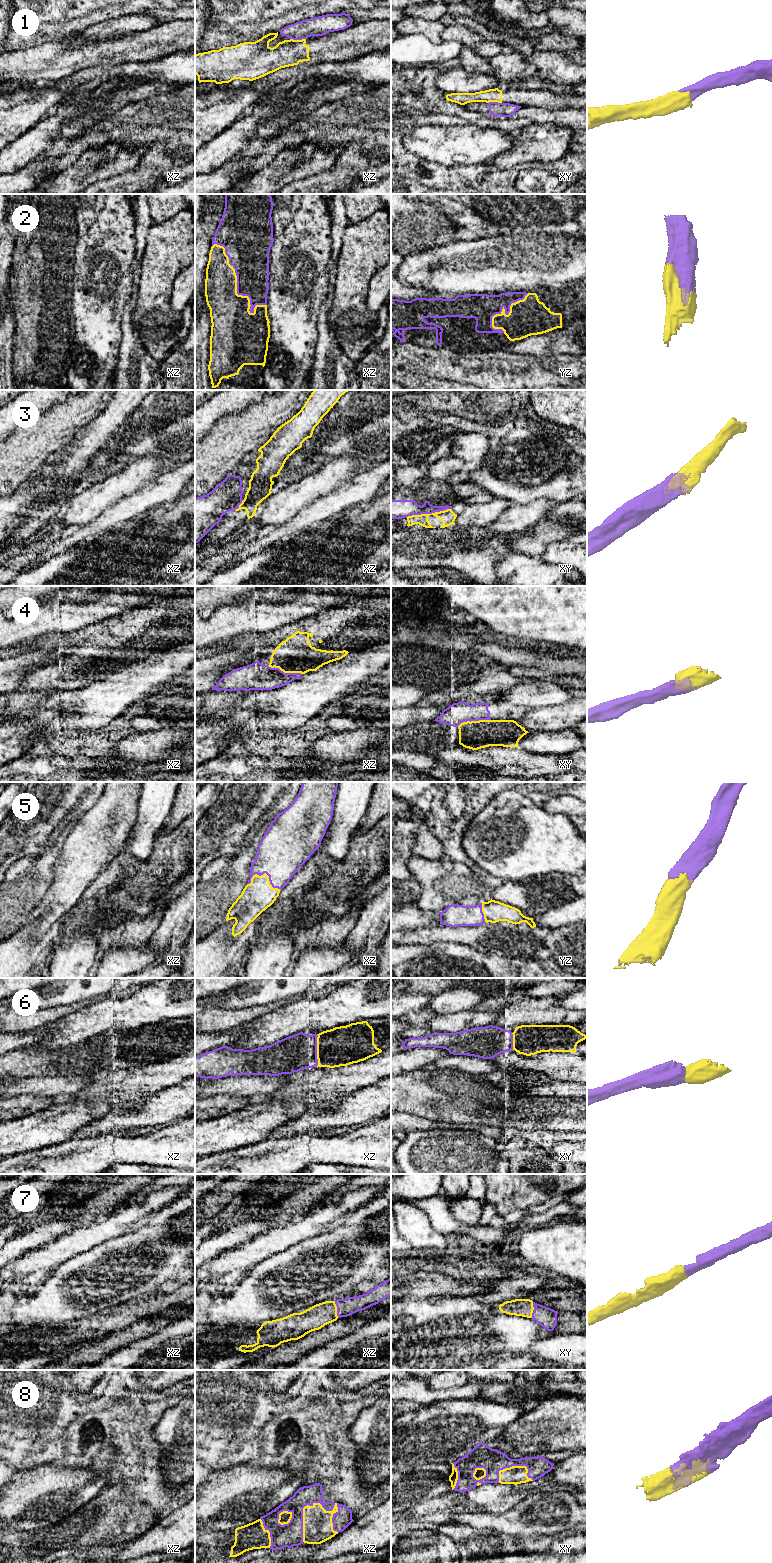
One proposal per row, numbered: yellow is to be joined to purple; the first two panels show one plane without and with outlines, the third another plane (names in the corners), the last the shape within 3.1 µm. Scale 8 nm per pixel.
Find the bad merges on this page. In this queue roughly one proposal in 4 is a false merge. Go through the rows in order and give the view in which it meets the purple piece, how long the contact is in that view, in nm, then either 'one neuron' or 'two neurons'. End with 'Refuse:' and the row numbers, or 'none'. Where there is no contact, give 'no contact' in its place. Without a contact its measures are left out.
1: meets purple in xz; contact 120 nm long; two neurons
2: meets purple in xz; contact 650 nm long; one neuron
3: meets purple in xy; contact 380 nm long; two neurons
4: meets purple in xz; contact 280 nm long; two neurons
5: meets purple in xz; contact 280 nm long; one neuron
6: meets purple in xz; contact 260 nm long; one neuron
7: meets purple in xz; contact 140 nm long; one neuron
8: meets purple in xz; contact 420 nm long; one neuron
Refuse: 1, 3, 4

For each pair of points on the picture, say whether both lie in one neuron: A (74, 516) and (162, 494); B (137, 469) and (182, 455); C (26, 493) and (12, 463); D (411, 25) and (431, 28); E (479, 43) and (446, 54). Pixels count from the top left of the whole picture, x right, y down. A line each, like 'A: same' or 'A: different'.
A: different
B: different
C: different
D: same
E: different

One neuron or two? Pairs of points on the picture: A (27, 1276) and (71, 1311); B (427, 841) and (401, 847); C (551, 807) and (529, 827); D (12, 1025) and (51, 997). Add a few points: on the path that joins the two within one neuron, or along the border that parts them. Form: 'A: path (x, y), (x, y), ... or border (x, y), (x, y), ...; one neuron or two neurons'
A: border (55, 1269), (38, 1285); two neurons
B: border (401, 835), (408, 836), (414, 840), (414, 854); two neurons
C: border (540, 805), (548, 812), (561, 813), (569, 819); two neurons
D: border (65, 1004), (44, 1007), (42, 1009); two neurons

